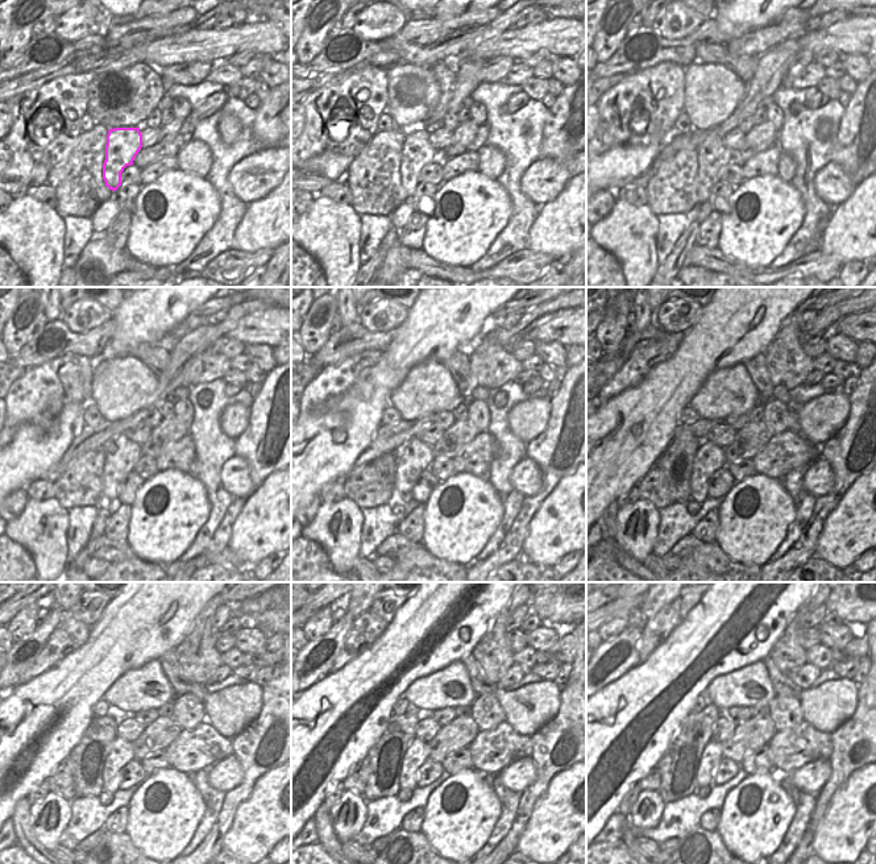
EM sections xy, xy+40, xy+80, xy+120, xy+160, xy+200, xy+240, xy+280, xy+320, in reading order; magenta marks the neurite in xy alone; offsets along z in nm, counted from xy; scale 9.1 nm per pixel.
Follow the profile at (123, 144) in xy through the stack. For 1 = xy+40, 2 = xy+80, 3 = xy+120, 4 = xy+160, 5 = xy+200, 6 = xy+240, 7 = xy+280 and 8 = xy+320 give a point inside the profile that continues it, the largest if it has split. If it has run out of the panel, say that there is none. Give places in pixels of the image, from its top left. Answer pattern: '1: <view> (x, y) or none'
1: xy+40 (416, 152)
2: xy+80 (711, 154)
3: xy+120 (121, 455)
4: xy+160 (414, 456)
5: xy+200 (710, 457)
6: xy+240 (120, 752)
7: xy+280 (418, 752)
8: xy+320 (711, 755)

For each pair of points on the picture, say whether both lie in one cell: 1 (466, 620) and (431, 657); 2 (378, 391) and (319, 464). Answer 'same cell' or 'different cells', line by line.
1: same cell
2: same cell

